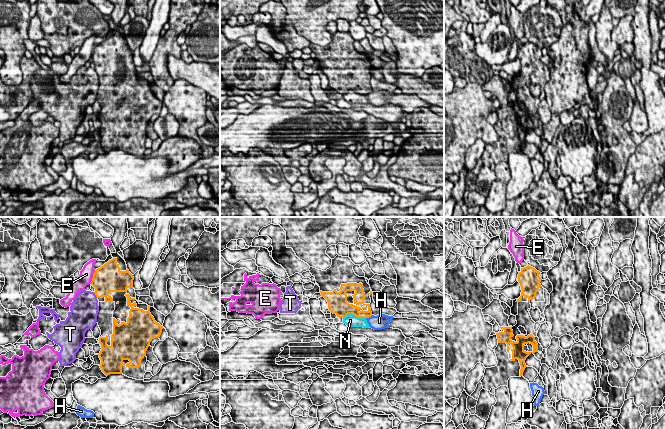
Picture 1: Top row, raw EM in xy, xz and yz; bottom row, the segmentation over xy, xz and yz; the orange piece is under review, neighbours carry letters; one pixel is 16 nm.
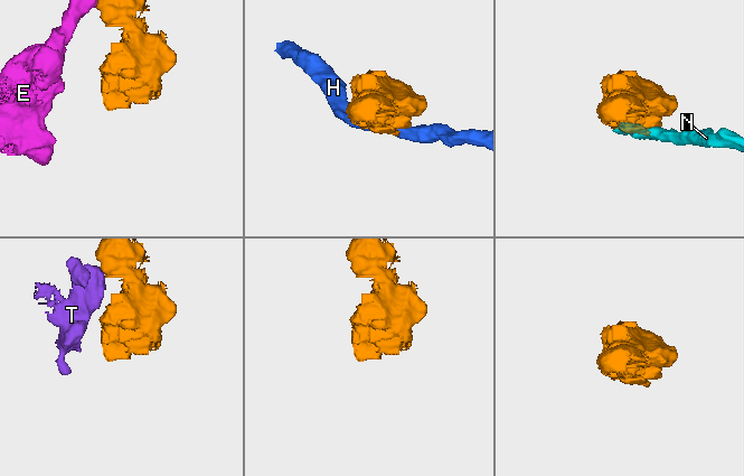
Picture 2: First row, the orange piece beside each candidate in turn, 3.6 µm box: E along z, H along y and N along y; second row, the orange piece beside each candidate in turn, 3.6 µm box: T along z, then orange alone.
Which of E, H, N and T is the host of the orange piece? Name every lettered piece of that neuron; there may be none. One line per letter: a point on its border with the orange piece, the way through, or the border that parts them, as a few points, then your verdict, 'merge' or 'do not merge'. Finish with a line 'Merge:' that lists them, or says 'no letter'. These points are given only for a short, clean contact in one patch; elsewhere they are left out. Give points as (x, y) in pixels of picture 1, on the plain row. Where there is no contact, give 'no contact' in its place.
E: contact xy (93, 53); border xy (95, 46), (90, 59); do not merge
H: contact xz (369, 92); border xz (372, 91), (366, 94); do not merge
N: contact xz (354, 90); do not merge
T: contact xy (95, 70); border xy (93, 68), (97, 73); do not merge
Merge: no letter

